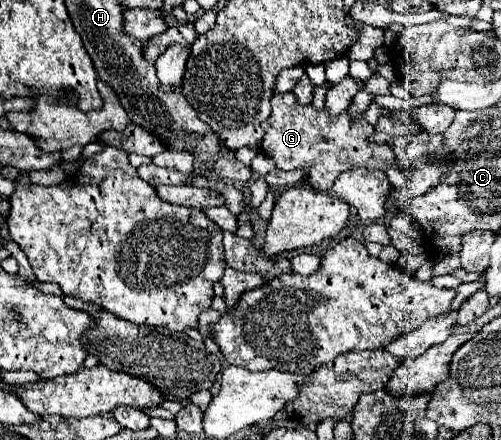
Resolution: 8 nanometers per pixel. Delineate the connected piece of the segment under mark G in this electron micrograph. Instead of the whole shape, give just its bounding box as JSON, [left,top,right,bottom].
[261,91,397,191]

